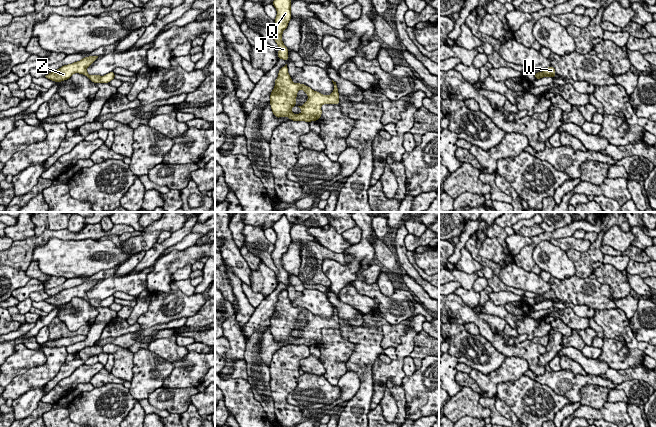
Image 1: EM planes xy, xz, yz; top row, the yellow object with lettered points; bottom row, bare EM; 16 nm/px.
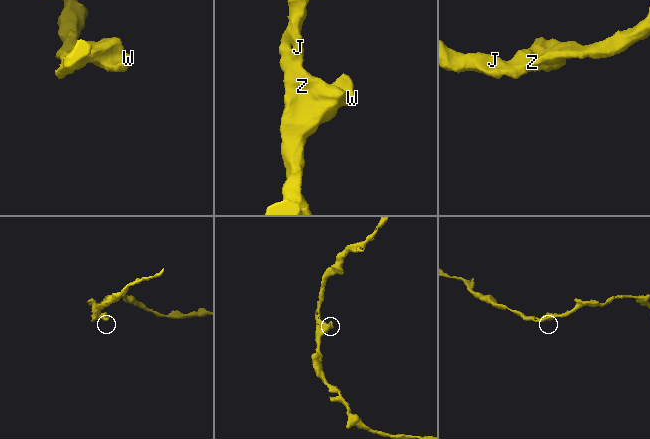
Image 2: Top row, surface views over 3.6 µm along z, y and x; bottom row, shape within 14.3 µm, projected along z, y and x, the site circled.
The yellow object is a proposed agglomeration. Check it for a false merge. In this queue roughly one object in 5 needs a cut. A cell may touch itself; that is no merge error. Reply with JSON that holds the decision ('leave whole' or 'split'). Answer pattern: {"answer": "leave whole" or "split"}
{"answer": "leave whole"}

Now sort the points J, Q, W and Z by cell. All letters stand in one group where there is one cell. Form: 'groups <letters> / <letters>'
groups J Q W Z

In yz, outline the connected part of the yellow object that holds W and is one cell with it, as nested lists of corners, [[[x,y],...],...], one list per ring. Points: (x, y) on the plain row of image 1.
[[[550,290],[547,293],[545,293],[543,296],[535,297],[534,300],[536,301],[536,304],[537,304],[537,303],[543,302],[543,301],[555,302],[555,300],[554,300],[555,298],[556,298],[556,296],[555,296],[554,291]]]

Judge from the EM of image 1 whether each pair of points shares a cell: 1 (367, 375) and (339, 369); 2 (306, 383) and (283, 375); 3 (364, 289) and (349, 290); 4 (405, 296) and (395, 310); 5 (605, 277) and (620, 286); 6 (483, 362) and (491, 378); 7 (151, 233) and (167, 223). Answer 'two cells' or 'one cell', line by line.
1: two cells
2: two cells
3: two cells
4: one cell
5: one cell
6: two cells
7: one cell

